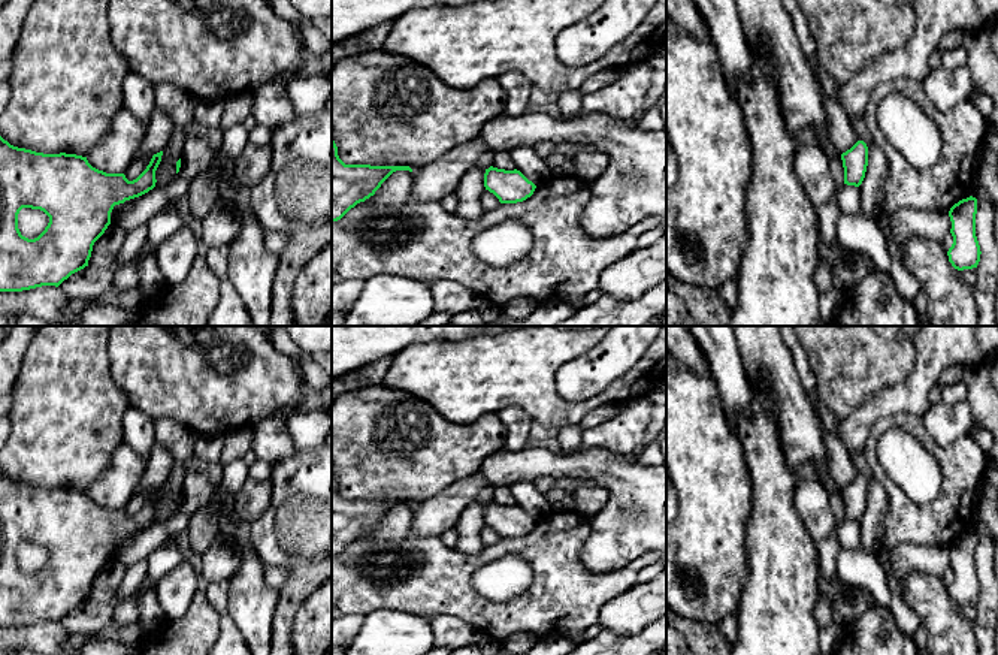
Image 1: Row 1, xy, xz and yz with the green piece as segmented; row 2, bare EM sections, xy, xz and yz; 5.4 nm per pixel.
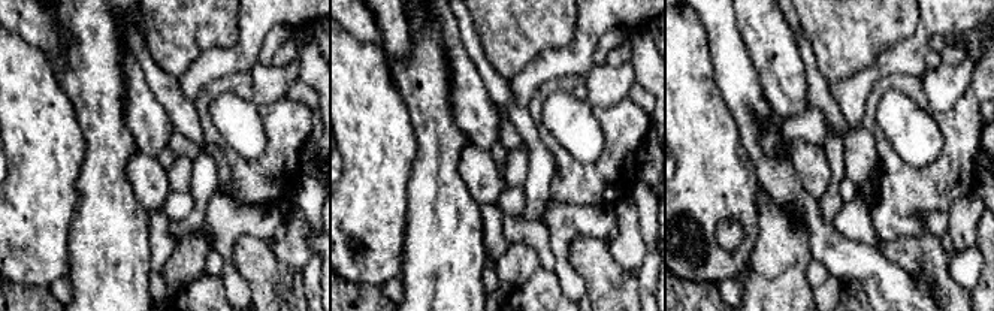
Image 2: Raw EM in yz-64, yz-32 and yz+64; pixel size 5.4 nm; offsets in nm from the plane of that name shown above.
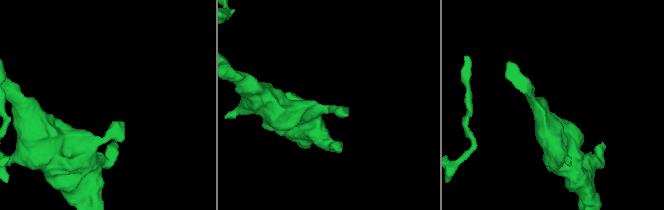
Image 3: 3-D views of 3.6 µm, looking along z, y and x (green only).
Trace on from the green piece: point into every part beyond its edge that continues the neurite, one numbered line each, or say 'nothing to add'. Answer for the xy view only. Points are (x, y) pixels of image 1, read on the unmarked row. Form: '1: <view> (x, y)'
nothing to add

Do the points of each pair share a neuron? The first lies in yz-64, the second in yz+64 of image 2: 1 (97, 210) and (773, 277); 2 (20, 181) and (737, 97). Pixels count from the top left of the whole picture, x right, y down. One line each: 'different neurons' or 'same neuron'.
1: same neuron
2: different neurons

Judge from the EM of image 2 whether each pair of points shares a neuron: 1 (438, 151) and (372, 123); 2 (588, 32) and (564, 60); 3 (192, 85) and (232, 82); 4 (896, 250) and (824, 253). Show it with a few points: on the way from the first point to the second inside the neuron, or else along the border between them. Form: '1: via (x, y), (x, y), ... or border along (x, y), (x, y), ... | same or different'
1: border along (407, 109), (417, 142), (417, 157), (411, 177) | different
2: via (585, 39), (571, 53) | same
3: border along (238, 71), (207, 82), (192, 102) | different
4: border along (878, 250), (908, 271) | different

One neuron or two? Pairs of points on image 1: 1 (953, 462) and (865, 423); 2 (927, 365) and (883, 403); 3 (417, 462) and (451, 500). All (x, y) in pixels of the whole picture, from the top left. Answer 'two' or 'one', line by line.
1: two
2: one
3: two

